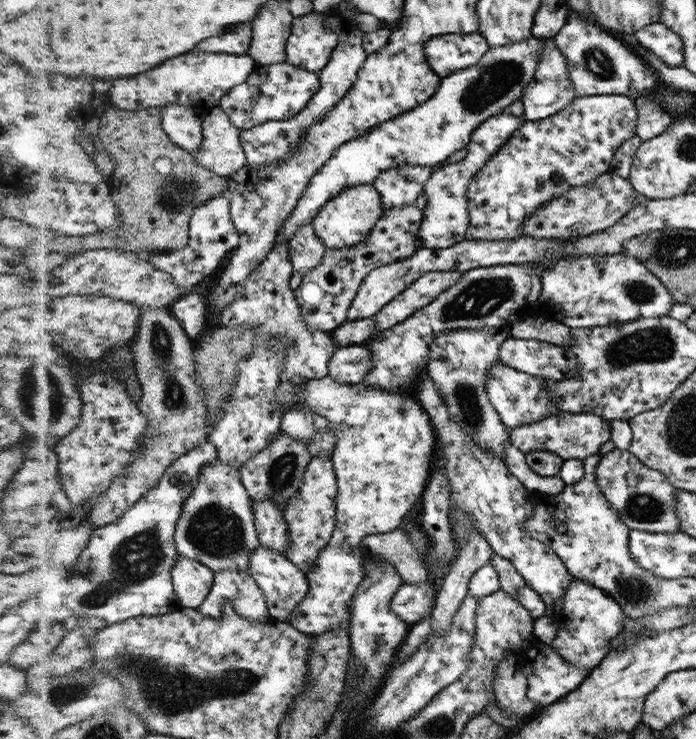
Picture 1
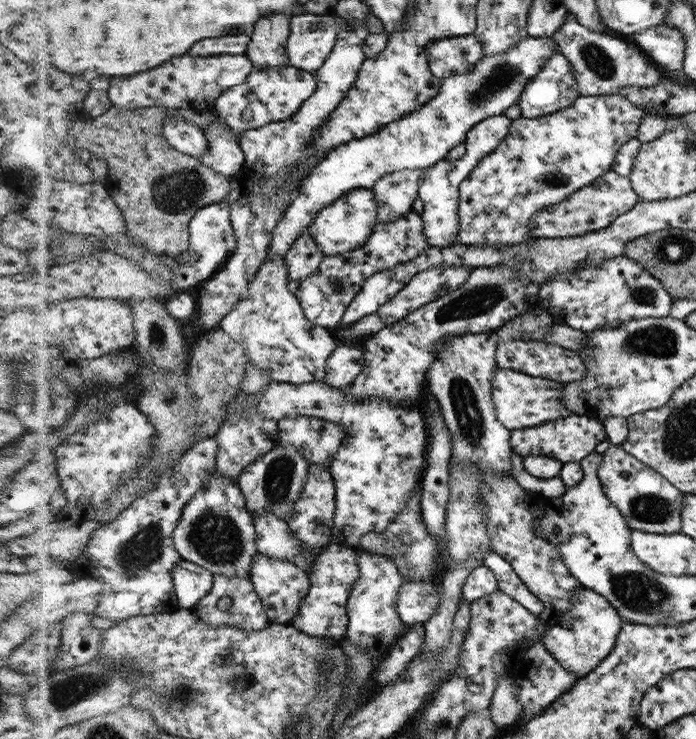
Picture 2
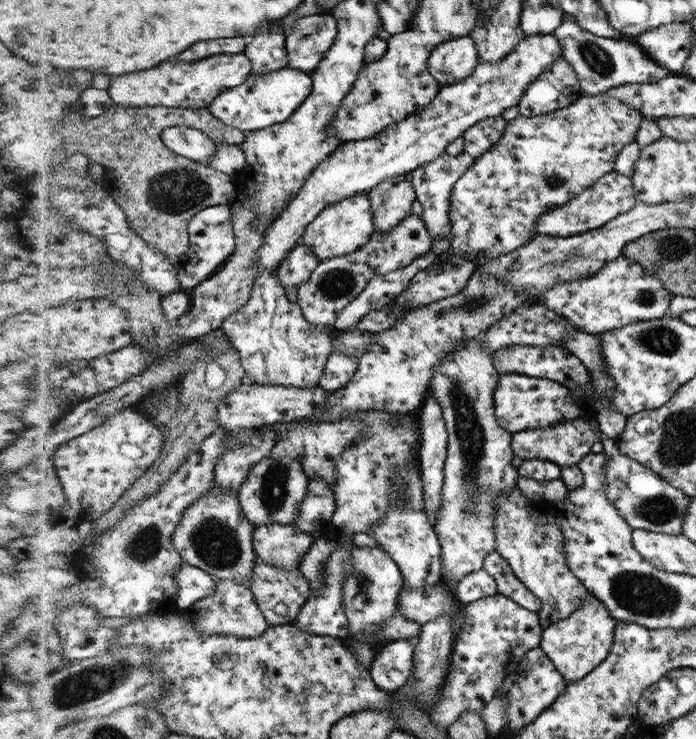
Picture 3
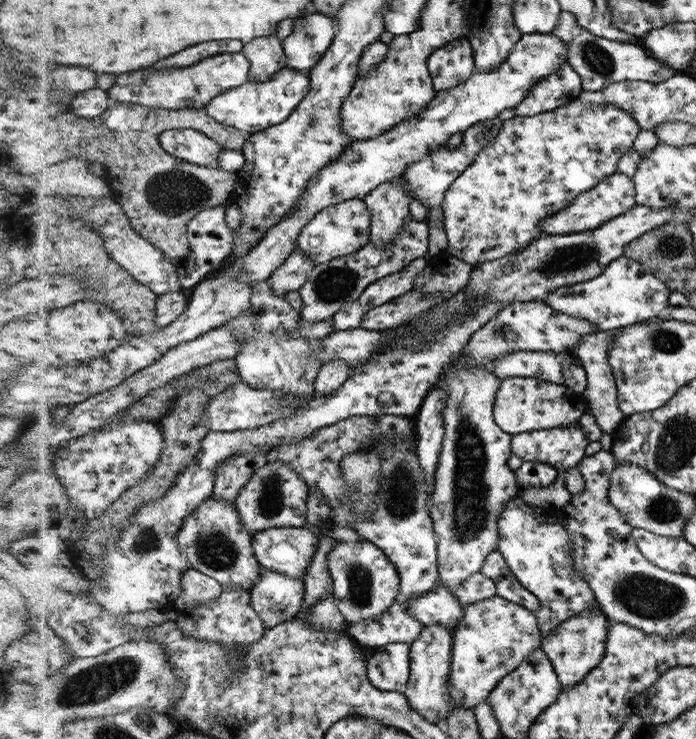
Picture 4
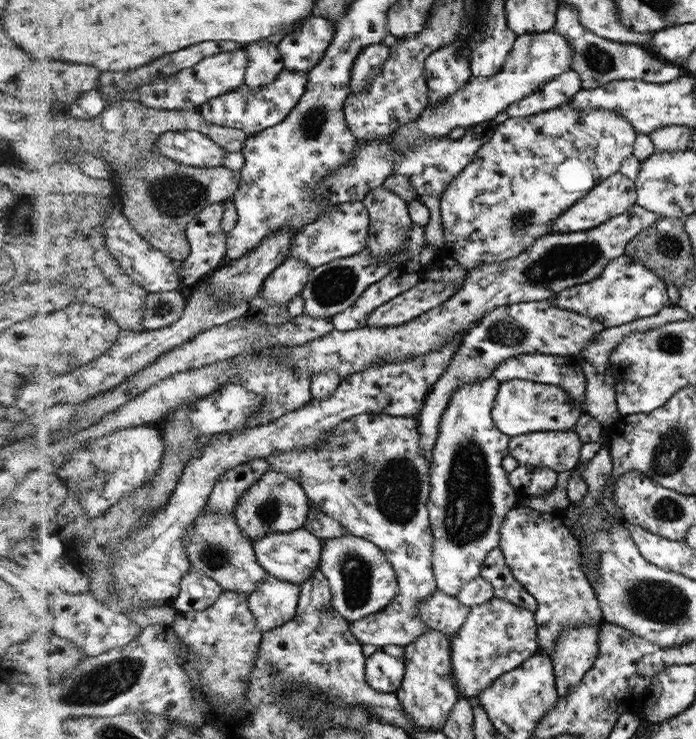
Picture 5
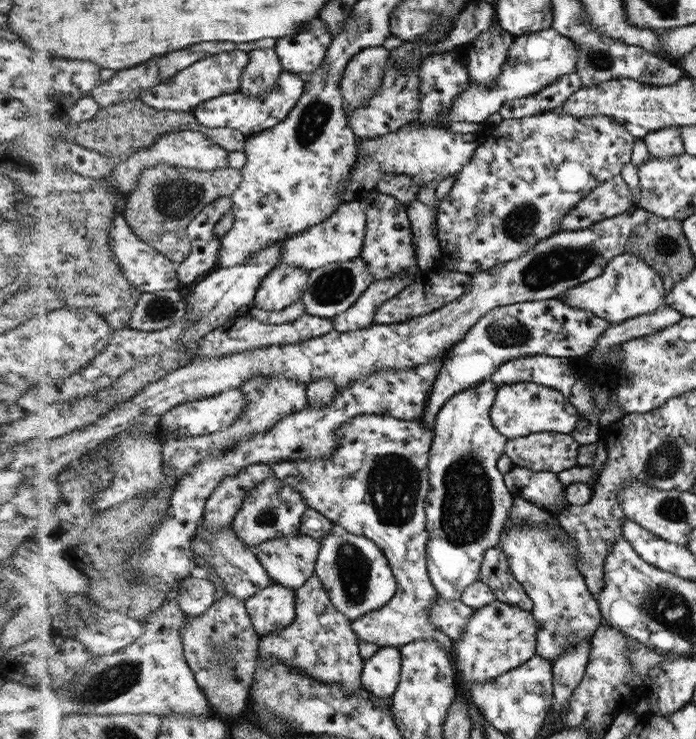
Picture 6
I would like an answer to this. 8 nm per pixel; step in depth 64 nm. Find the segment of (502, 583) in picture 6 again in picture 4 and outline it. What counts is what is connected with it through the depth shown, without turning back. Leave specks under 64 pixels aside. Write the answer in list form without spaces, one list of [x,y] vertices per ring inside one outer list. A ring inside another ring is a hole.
[[[490,552],[481,572],[484,576],[492,579],[496,585],[497,596],[504,597],[506,600],[521,605],[523,608],[528,608],[535,613],[541,609],[538,598],[534,597],[534,594],[529,592],[514,576],[500,552]]]

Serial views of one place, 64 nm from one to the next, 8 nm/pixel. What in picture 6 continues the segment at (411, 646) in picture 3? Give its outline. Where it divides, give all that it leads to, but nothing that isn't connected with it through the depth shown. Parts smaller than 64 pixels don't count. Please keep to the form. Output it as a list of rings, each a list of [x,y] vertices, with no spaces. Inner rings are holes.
[[[380,646],[377,655],[364,659],[361,685],[377,698],[394,694],[402,674],[402,655],[396,646]]]

